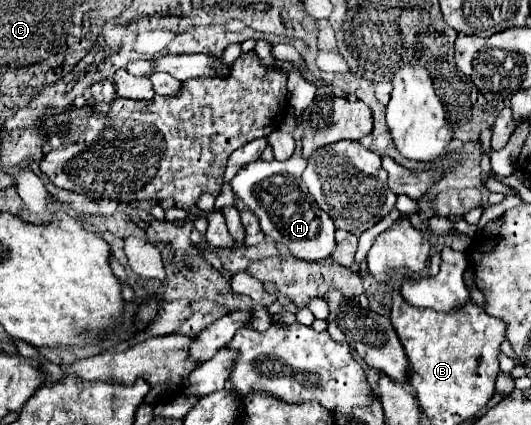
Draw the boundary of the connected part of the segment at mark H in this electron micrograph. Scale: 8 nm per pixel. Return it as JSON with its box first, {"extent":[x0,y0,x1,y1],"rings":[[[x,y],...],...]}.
{"extent":[232,131,334,261],"rings":[[[294,131],[296,151],[288,161],[264,161],[256,159],[248,163],[232,181],[232,189],[236,197],[248,205],[248,209],[258,217],[260,227],[266,237],[276,243],[288,247],[294,257],[308,259],[308,261],[322,261],[334,251],[334,223],[326,211],[316,207],[312,195],[308,195],[308,187],[304,187],[302,173],[307,166],[307,161],[300,155],[300,139],[302,131]]]}

